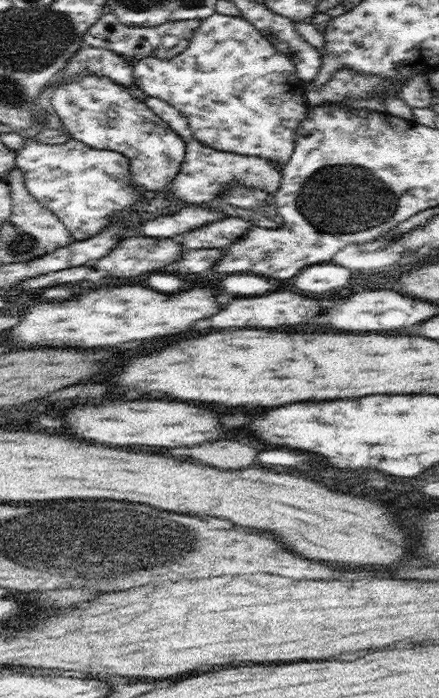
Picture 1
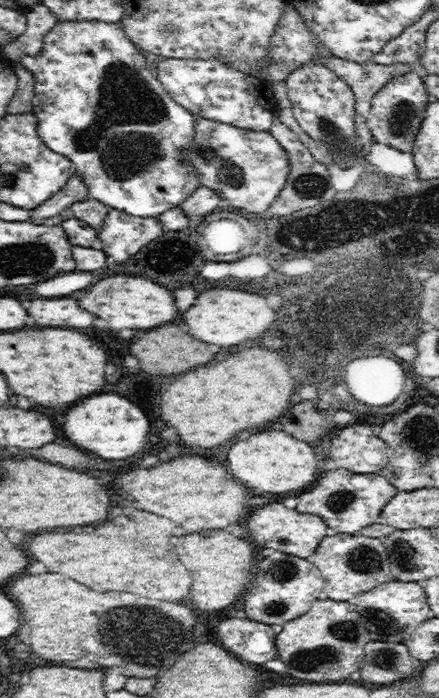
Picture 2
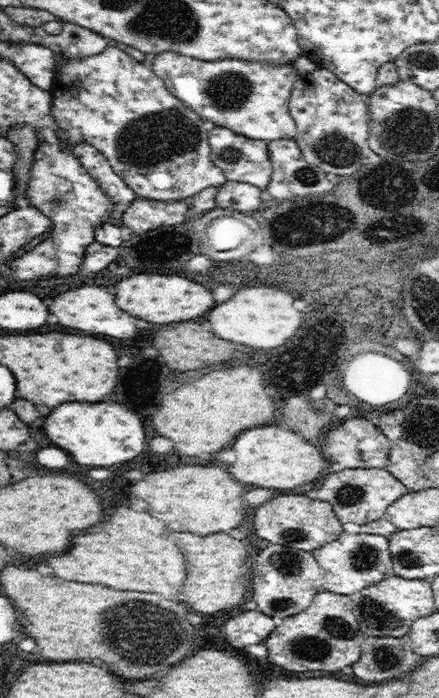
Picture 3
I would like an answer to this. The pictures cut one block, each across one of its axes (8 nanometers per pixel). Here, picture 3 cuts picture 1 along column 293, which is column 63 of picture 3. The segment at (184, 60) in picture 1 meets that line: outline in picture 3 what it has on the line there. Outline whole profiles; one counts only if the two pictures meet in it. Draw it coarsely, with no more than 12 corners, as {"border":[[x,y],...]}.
{"border":[[120,48],[60,63],[61,148],[135,196],[225,183],[210,126]]}

